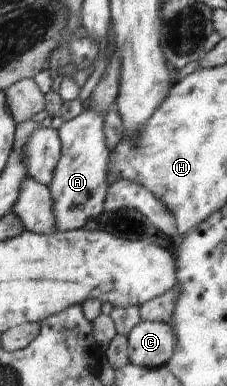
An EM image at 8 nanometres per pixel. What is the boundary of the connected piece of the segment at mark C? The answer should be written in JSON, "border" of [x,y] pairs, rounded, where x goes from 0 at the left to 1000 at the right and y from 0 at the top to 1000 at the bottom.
{"border":[[[617,832],[564,873],[568,938],[590,948],[696,953],[767,922],[767,886],[784,870],[744,839]]]}

